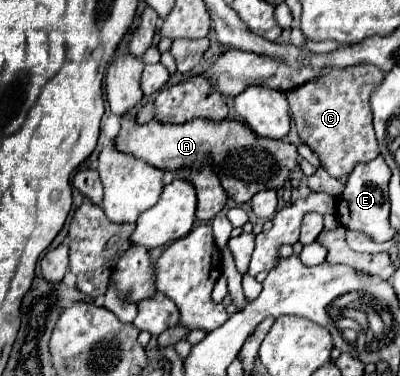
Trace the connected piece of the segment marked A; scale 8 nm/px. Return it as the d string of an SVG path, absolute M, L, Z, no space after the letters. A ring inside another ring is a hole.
M122 119L122 129L116 137L116 147L124 153L136 155L138 159L158 169L172 173L178 173L184 167L202 169L206 163L210 163L224 191L236 203L250 201L258 191L282 189L284 183L290 179L290 173L298 167L296 145L286 143L282 139L260 137L248 125L234 119L192 119L182 125L154 121L138 125L134 121L126 123L126 119Z

